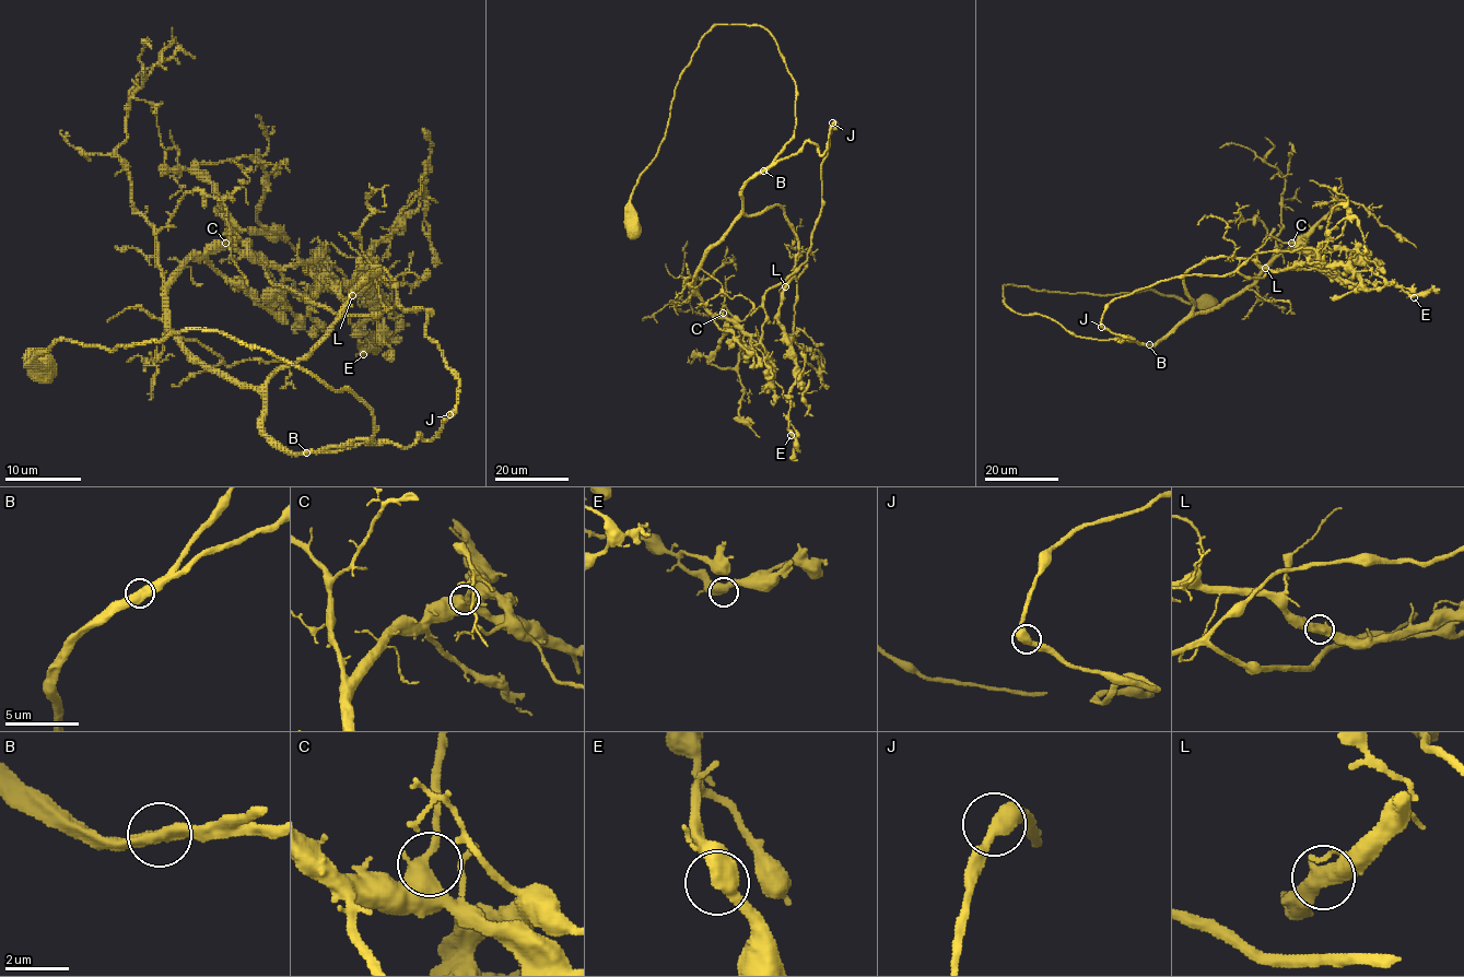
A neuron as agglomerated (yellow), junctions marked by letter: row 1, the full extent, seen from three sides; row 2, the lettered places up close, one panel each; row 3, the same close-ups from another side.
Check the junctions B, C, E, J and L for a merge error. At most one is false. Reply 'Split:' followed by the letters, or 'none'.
Split: none

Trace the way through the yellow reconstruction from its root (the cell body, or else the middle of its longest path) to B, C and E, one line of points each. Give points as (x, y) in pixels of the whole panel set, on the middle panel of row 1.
B: (633, 225), (632, 190), (665, 136), (679, 74), (716, 25), (763, 26), (795, 85), (795, 136), (763, 171)
C: (633, 225), (700, 39), (763, 26), (795, 85), (795, 129), (697, 273), (723, 313)
E: (633, 225), (700, 39), (763, 26), (795, 129), (741, 209), (779, 206), (798, 242), (791, 435)

